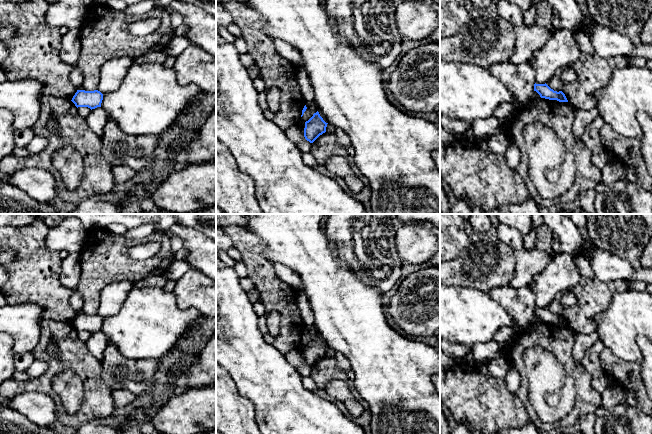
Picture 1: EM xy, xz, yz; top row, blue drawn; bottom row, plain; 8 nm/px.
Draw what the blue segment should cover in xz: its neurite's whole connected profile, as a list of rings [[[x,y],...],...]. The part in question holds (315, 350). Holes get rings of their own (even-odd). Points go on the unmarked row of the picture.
[[[319,336],[305,346],[304,361],[310,367],[313,367],[320,359],[326,356],[327,348],[320,340]]]

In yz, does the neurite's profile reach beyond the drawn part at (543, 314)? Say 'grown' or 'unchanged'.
unchanged

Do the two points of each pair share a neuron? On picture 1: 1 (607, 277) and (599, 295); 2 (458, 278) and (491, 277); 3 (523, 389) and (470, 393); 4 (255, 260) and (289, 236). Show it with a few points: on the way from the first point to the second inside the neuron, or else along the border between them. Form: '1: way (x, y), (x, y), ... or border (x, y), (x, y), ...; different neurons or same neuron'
1: border (596, 276), (607, 283), (618, 279), (628, 280); different neurons
2: way (466, 278), (483, 278); same neuron
3: border (514, 394), (528, 414); different neurons
4: border (253, 233), (265, 243), (263, 254), (273, 264); different neurons

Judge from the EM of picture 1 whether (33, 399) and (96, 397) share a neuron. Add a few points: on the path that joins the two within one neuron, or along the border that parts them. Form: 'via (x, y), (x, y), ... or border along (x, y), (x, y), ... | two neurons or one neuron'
border along (29, 391), (39, 391), (51, 397), (57, 421) | two neurons

